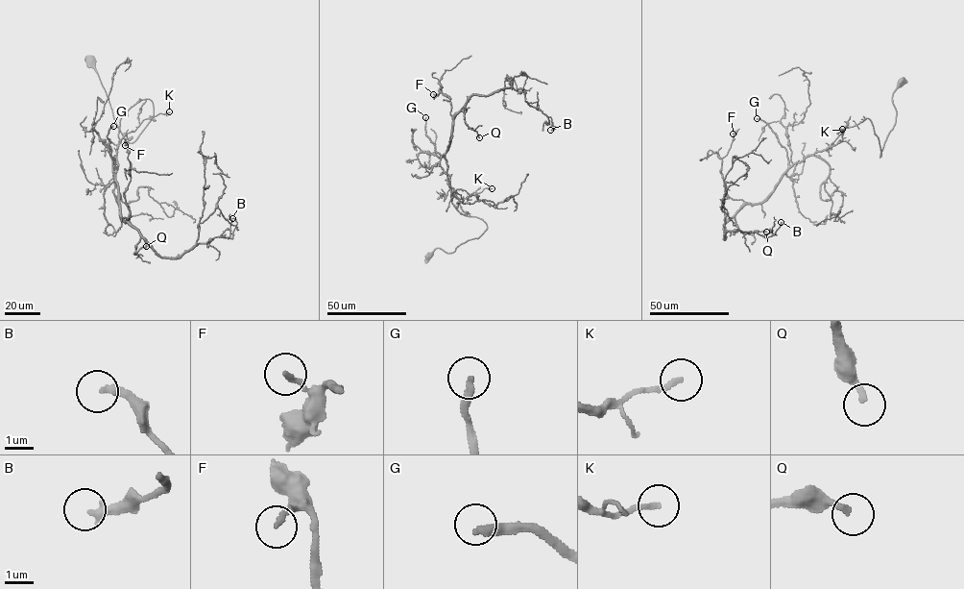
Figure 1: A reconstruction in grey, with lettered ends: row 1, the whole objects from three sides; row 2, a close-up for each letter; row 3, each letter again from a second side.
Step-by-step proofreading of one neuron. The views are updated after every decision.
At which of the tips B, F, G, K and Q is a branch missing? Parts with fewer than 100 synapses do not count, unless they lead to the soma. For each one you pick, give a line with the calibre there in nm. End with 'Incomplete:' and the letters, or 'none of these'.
G: Thickness 260 nm
Incomplete: G

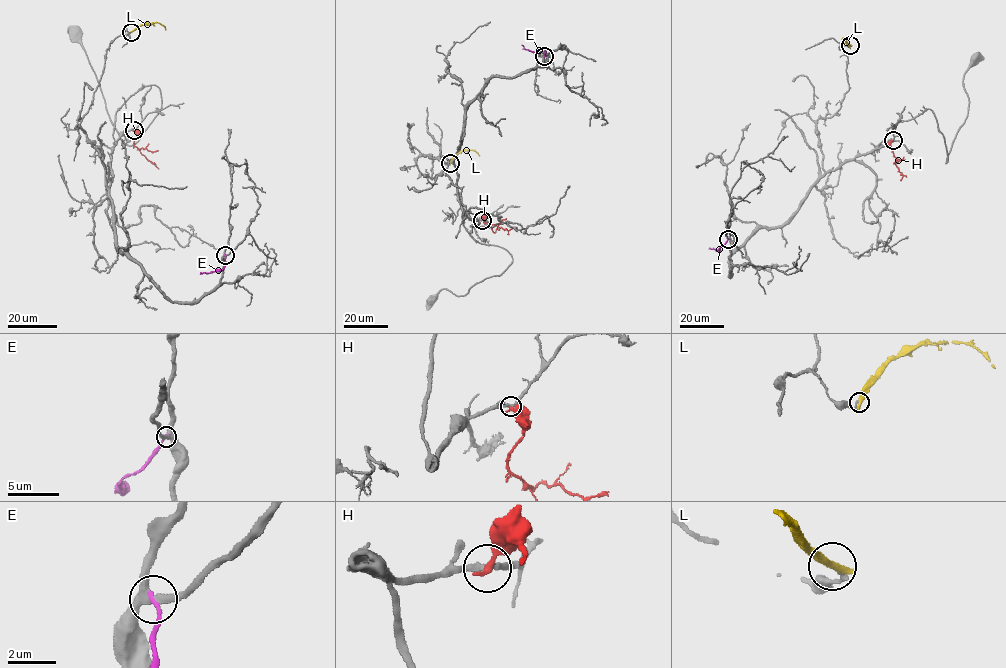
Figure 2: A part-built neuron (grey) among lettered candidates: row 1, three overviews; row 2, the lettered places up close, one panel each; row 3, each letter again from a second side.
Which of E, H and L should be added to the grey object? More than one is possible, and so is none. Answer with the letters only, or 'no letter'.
no letter

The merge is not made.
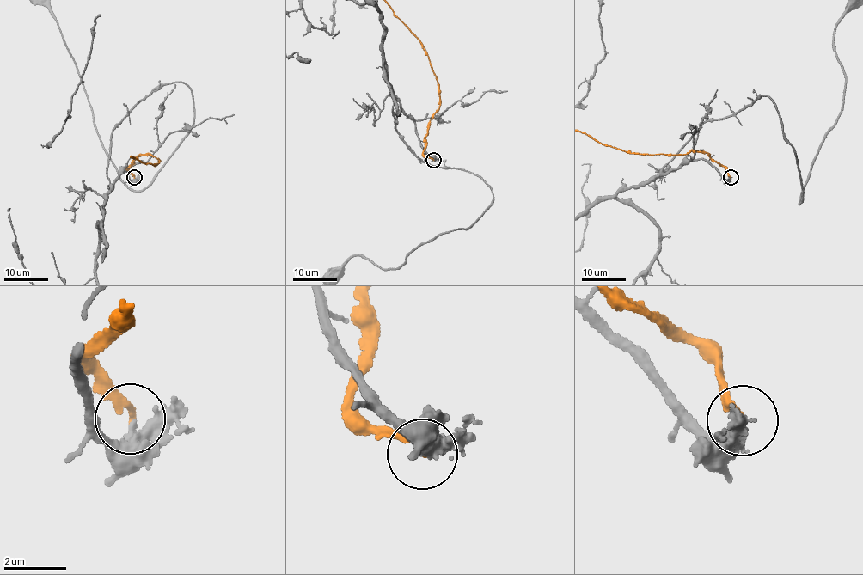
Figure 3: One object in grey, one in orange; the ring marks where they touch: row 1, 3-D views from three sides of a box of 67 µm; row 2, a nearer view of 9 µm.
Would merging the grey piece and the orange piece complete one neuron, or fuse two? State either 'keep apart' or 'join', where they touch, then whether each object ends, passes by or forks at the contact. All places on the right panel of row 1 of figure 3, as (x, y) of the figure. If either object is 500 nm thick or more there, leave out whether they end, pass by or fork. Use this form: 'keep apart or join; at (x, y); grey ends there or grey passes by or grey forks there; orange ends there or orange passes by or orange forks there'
keep apart; at (731, 177); grey passes by; orange ends there

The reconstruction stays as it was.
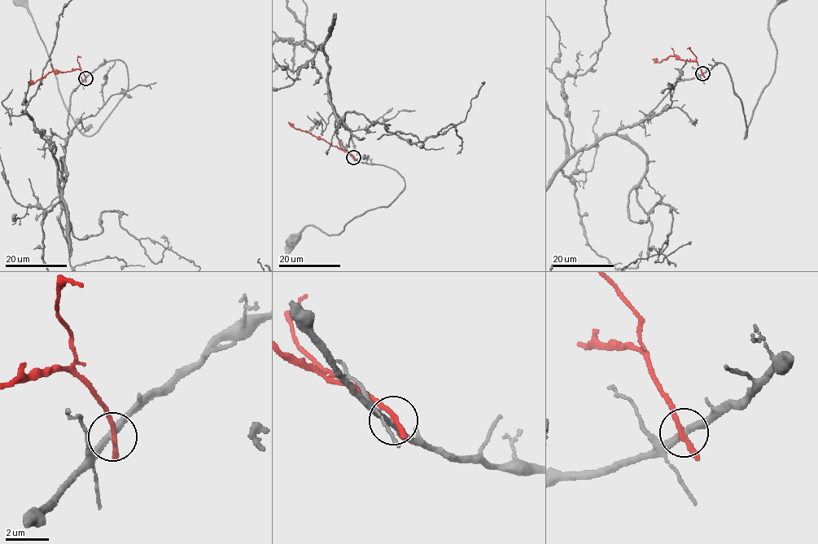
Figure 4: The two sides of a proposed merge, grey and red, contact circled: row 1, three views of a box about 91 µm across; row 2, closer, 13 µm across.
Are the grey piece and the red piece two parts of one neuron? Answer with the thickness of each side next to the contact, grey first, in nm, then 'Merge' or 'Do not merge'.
Thickness 300 nm (grey) against 220 nm. Do not merge

